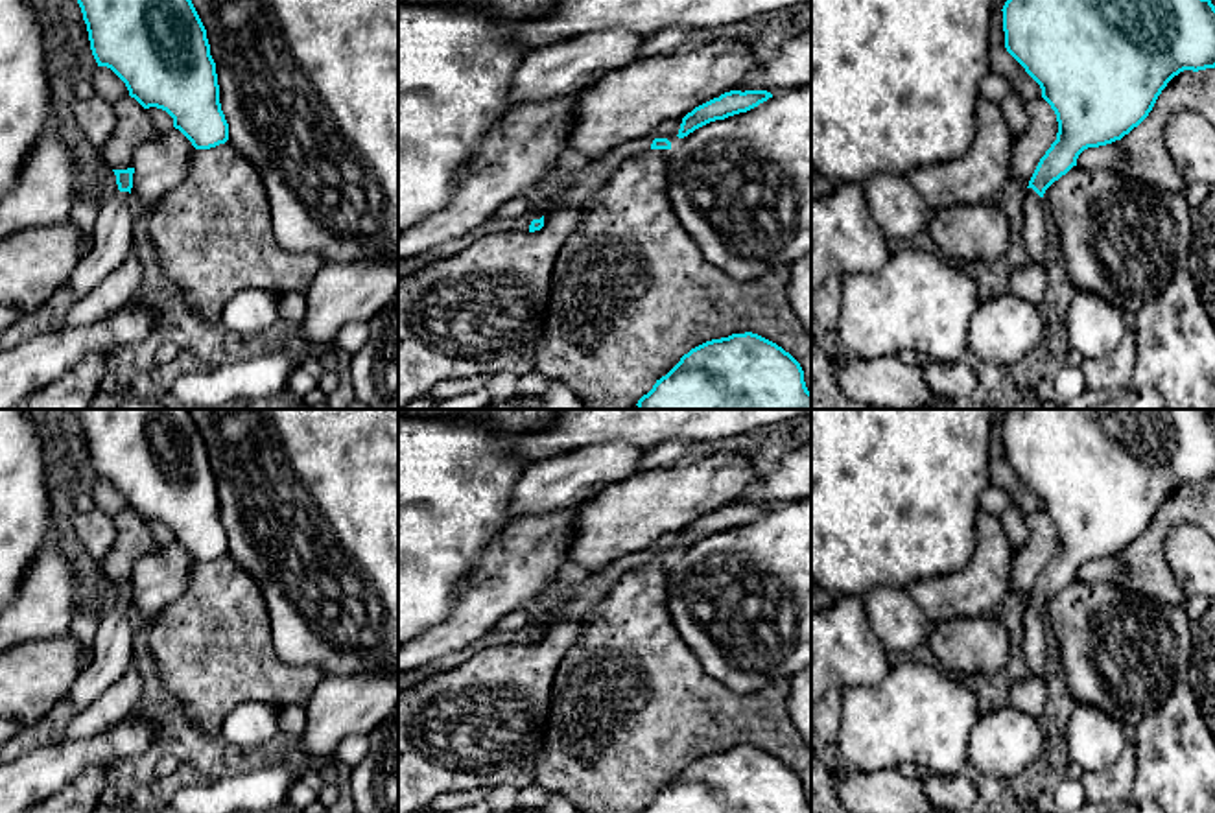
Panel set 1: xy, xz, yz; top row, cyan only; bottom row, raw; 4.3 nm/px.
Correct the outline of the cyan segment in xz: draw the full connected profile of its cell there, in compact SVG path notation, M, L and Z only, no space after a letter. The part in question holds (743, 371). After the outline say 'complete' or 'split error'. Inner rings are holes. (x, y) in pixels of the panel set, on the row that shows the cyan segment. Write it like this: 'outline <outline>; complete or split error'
outline M752 334L706 341L638 400L638 409L811 409L800 363L776 343Z; complete

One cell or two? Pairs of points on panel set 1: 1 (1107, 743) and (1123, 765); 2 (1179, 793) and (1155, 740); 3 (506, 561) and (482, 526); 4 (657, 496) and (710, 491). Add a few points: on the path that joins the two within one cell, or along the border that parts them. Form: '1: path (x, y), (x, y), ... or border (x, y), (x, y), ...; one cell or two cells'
1: border (1127, 729), (1121, 754), (1108, 765), (1085, 773); two cells
2: path (1179, 780), (1179, 764), (1167, 753); one cell
3: border (511, 520), (482, 553), (467, 577); two cells
4: path (670, 496), (697, 491); one cell

